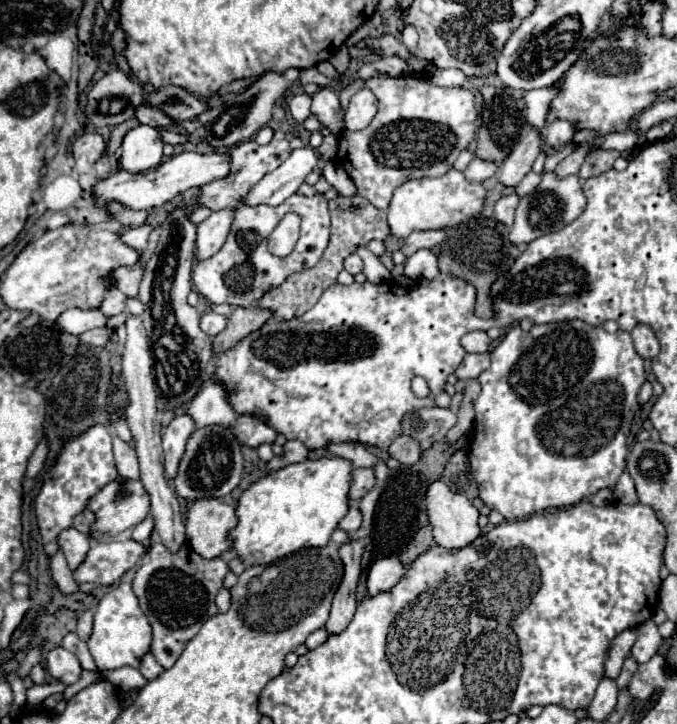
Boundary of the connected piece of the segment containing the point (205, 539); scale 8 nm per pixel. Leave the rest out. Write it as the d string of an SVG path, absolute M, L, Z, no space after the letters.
M200 498L188 502L186 510L186 534L188 544L194 552L204 558L216 558L230 550L228 530L238 522L234 506L226 504L222 498Z

